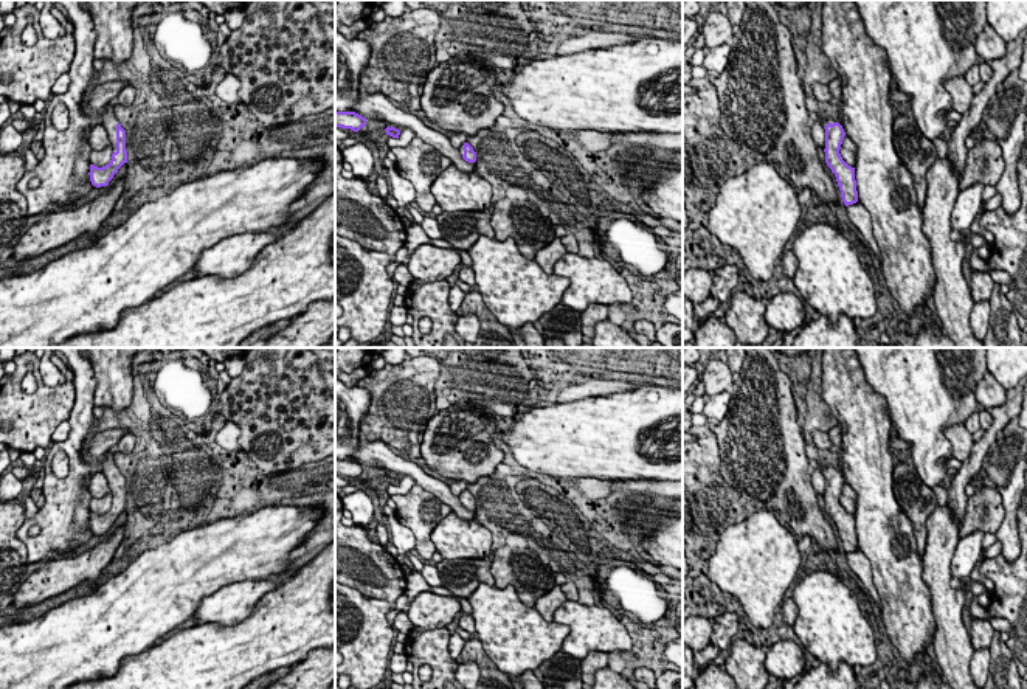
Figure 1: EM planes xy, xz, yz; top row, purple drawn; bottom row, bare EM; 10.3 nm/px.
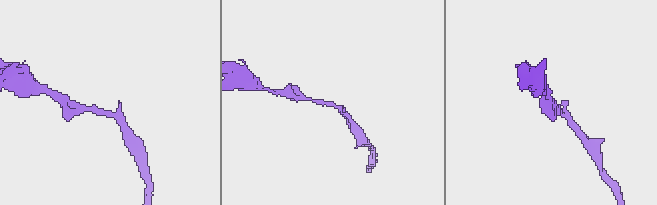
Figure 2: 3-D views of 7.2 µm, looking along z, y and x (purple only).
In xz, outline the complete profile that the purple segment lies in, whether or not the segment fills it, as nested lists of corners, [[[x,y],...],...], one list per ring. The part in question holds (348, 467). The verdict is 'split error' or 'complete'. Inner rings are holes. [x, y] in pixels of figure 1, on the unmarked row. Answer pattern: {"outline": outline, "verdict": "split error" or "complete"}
{"outline": [[[335,459],[335,475],[351,476],[358,480],[365,475],[366,466],[355,459]]], "verdict": "complete"}

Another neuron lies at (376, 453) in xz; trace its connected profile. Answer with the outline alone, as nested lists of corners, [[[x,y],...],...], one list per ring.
[[[380,441],[358,442],[358,448],[352,455],[363,466],[375,466],[385,469],[389,475],[403,476],[408,475],[424,490],[437,497],[444,504],[450,506],[451,511],[462,520],[476,520],[476,512],[469,511],[462,506],[458,497],[450,490],[450,486],[437,478],[430,476],[420,466],[396,455],[386,444]]]

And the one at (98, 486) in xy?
[[[101,472],[92,473],[88,490],[93,498],[102,498],[107,493],[110,493],[110,487],[109,487],[107,478],[104,476],[104,473]]]

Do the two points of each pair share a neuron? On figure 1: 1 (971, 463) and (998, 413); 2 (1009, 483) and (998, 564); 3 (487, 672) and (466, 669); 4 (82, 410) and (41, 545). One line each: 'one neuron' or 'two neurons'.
1: one neuron
2: two neurons
3: two neurons
4: one neuron

